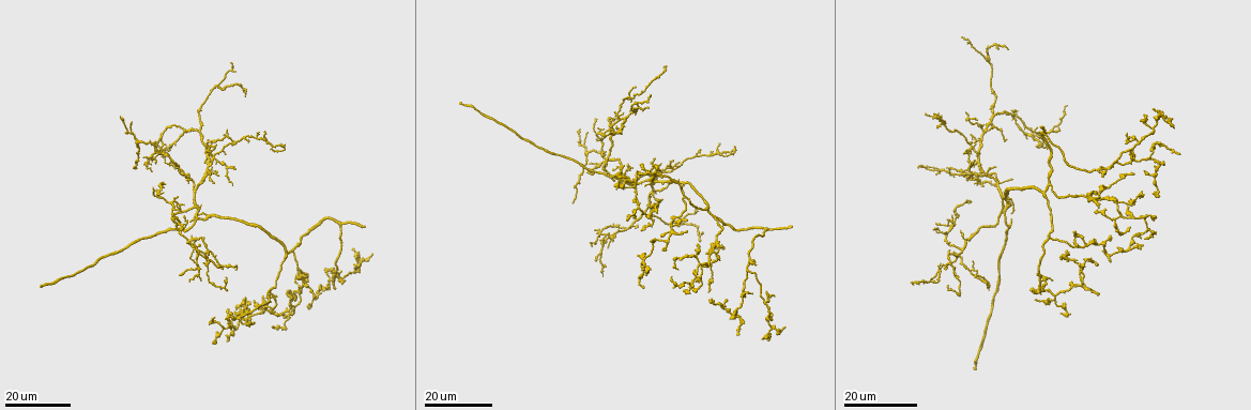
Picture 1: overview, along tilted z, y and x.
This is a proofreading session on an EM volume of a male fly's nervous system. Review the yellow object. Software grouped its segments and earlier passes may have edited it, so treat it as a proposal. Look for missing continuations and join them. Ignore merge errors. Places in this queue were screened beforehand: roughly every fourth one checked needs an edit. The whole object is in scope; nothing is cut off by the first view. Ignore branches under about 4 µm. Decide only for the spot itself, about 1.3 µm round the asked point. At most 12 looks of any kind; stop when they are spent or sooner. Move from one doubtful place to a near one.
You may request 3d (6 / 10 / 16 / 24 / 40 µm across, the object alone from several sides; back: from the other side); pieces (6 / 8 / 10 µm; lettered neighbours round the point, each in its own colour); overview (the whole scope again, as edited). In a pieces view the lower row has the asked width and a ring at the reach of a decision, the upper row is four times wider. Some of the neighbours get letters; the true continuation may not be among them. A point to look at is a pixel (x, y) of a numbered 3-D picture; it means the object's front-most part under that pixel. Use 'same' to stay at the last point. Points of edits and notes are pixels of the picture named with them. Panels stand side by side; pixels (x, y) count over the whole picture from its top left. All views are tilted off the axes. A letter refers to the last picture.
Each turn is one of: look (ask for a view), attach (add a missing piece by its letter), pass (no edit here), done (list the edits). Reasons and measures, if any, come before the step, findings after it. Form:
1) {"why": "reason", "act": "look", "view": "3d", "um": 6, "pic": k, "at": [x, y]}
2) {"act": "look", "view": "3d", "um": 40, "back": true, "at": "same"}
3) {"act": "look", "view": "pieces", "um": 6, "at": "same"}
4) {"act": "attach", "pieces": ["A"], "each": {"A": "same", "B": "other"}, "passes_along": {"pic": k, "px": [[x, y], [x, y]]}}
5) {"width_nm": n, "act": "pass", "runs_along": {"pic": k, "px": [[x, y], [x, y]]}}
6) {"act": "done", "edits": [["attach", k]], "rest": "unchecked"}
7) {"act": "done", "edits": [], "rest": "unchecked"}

{"why": "thin end", "act": "look", "view": "3d", "um": 24, "pic": 1, "at": [977, 120]}

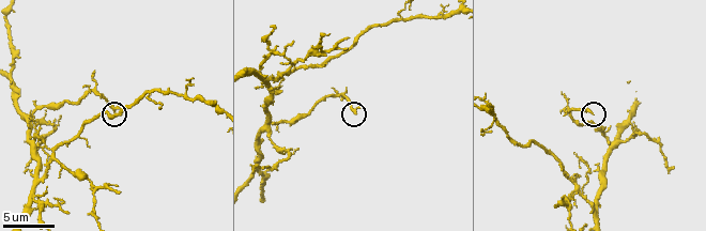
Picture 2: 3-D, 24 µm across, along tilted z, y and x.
{"act": "look", "view": "pieces", "um": 6, "pic": 2, "at": [591, 114]}

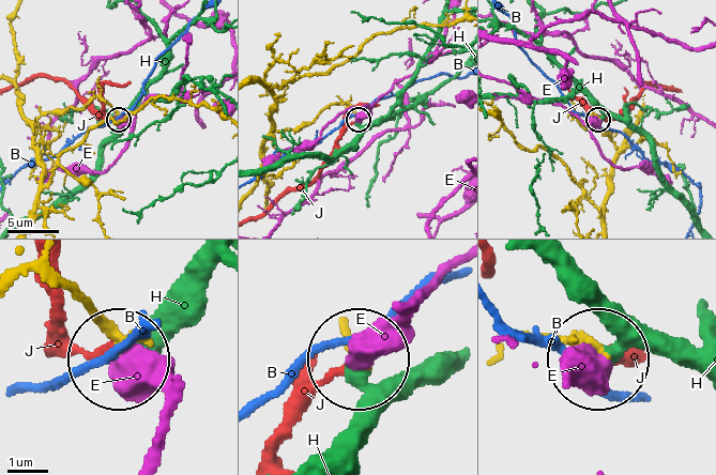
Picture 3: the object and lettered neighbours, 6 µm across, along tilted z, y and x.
{"act": "pass", "each": {"B": "other", "E": "other", "H": "other", "J": "other"}, "found": "none of them fits"}

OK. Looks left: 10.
{"why": "free end", "act": "look", "view": "3d", "um": 24, "pic": 1, "at": [702, 231]}

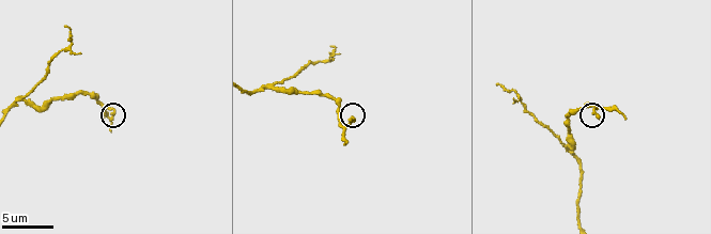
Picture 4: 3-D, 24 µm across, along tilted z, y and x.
{"why": "what lies round it", "act": "look", "view": "pieces", "um": 8, "pic": 4, "at": [111, 117]}

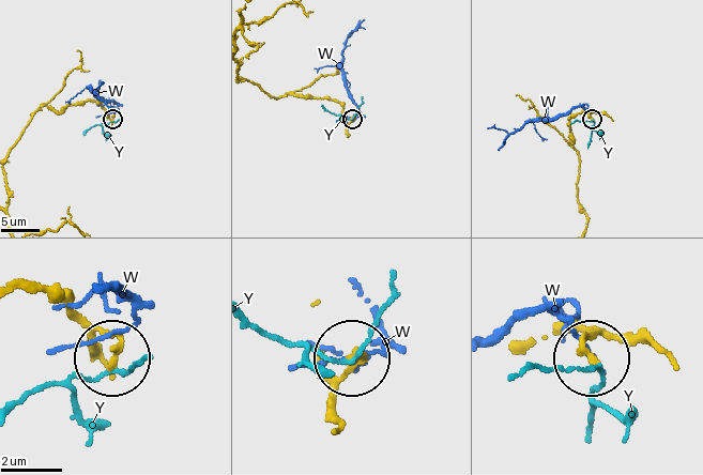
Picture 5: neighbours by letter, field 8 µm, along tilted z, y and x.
{"act": "pass", "each": {"W": "other", "Y": "other"}, "runs_along": {"pic": 5, "px": [[19, 135], [45, 106], [61, 110], [90, 102], [111, 118]]}, "found": "none of them fits"}

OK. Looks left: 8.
{"why": "free end", "act": "look", "view": "3d", "um": 10, "pic": 2, "at": [66, 212]}

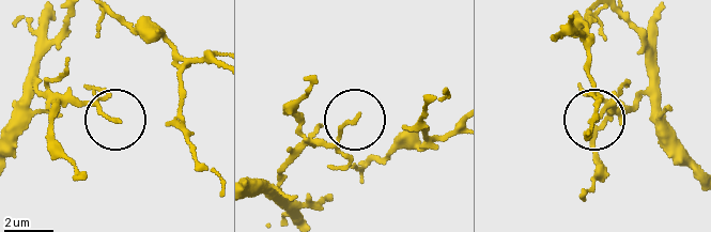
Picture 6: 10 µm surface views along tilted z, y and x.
{"act": "look", "view": "pieces", "um": 8, "pic": 6, "at": [119, 120]}

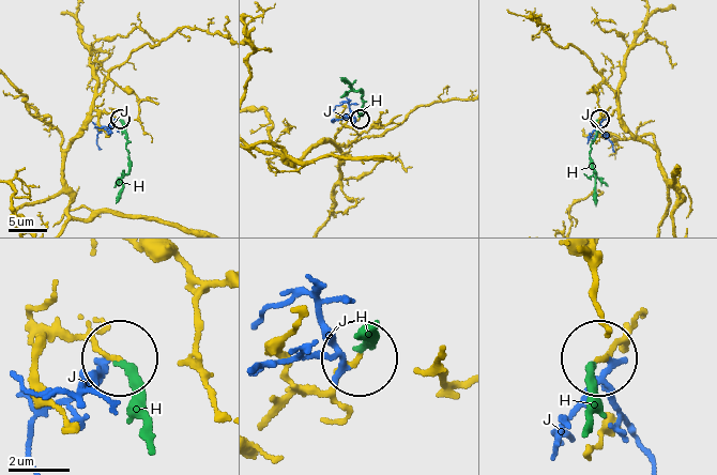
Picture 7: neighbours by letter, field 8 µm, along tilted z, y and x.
{"act": "attach", "pieces": ["H"], "each": {"H": "same", "J": "other"}, "passes_along": {"pic": 7, "px": [[101, 110], [120, 119], [126, 135], [128, 167], [117, 203]]}, "found": "it goes on there"}

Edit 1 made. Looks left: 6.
{"why": "redraw", "act": "look", "view": "overview"}

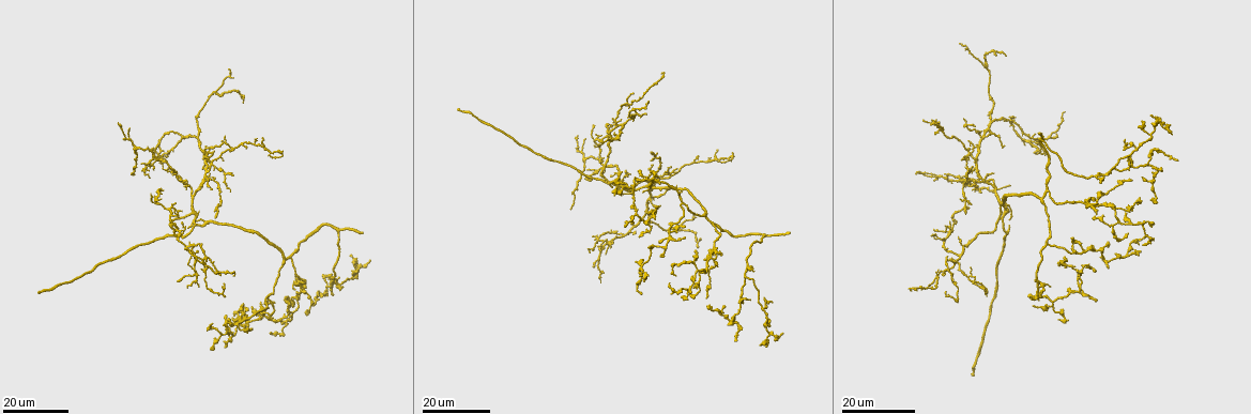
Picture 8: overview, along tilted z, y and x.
{"why": "free end", "act": "look", "view": "3d", "um": 16, "pic": 8, "at": [339, 278]}

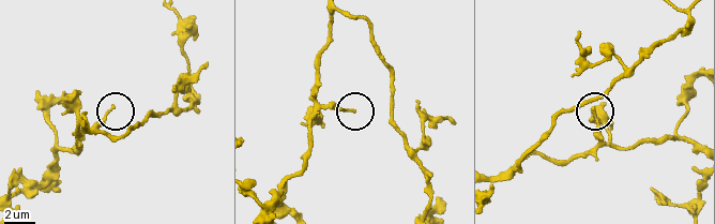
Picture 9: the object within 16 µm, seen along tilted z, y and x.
{"why": "what lies round it", "act": "look", "view": "pieces", "um": 8, "pic": 9, "at": [354, 111]}

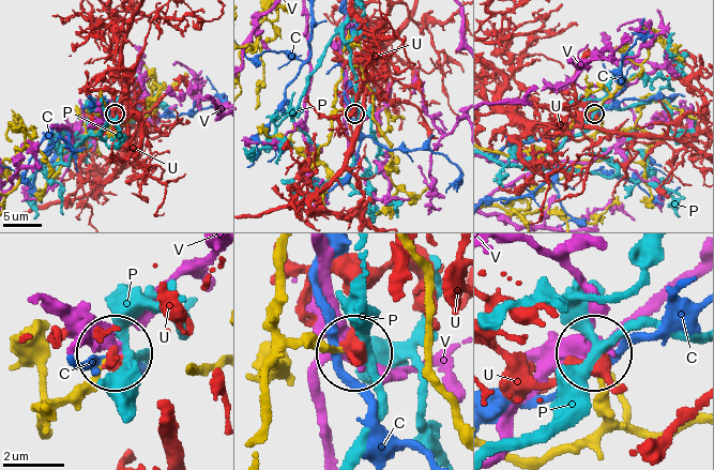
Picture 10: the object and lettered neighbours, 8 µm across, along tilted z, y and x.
{"act": "pass", "each": {"C": "other", "P": "other", "U": "other", "V": "other"}, "found": "no lettered piece goes on from it"}

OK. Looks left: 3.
{"why": "branch stops here", "act": "look", "view": "3d", "um": 16, "pic": 8, "at": [370, 262]}

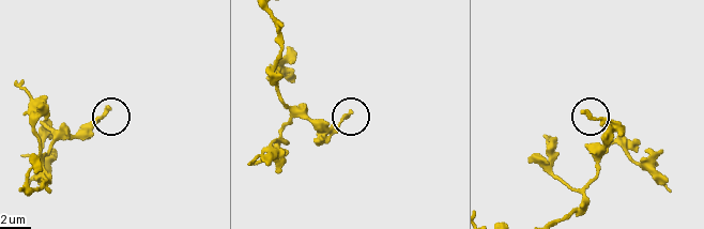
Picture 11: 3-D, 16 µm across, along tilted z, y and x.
{"why": "what lies round it", "act": "look", "view": "pieces", "um": 8, "pic": 11, "at": [107, 105]}

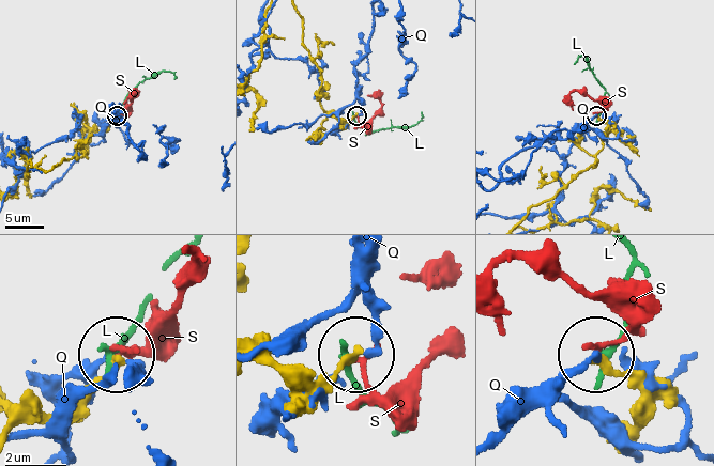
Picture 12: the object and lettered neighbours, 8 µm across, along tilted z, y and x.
{"act": "pass", "each": {"L": "other", "Q": "other", "S": "other"}, "runs_along": {"pic": 12, "px": [[302, 21], [322, 109], [355, 114]]}, "found": "none of them fits"}

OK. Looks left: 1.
{"act": "done", "edits": [["attach", 7]], "rest": "unchecked"}

